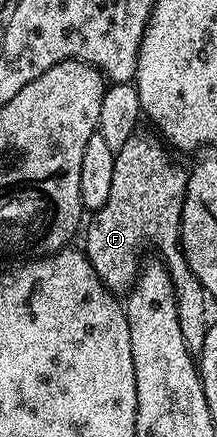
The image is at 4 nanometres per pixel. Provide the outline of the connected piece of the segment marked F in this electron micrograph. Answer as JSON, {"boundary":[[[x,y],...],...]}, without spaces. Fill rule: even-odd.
{"boundary":[[[135,130],[124,145],[114,153],[114,164],[112,165],[112,189],[108,193],[108,201],[99,211],[93,212],[90,228],[86,231],[86,260],[96,269],[102,286],[111,293],[122,293],[127,290],[129,284],[138,277],[140,270],[140,258],[138,254],[142,251],[142,242],[158,235],[166,227],[166,218],[170,215],[170,223],[174,229],[182,226],[182,206],[186,200],[187,172],[181,171],[174,163],[166,160],[167,148],[163,140],[157,134]]]}

